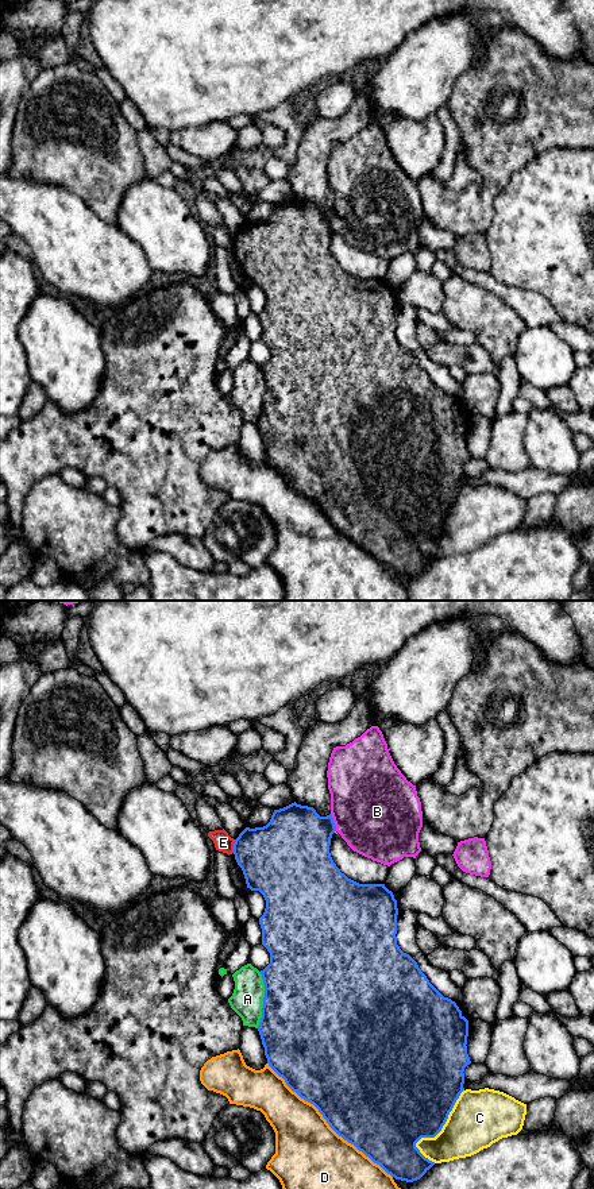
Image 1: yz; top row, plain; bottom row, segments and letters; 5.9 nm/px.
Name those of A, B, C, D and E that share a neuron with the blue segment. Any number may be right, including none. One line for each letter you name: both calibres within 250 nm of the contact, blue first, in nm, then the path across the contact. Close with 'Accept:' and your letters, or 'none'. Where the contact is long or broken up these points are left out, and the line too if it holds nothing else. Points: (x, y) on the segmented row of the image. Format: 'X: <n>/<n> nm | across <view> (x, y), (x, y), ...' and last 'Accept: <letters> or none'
Accept: none

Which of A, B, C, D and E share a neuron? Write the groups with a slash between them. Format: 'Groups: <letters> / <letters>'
Groups: A / B / C / D / E

